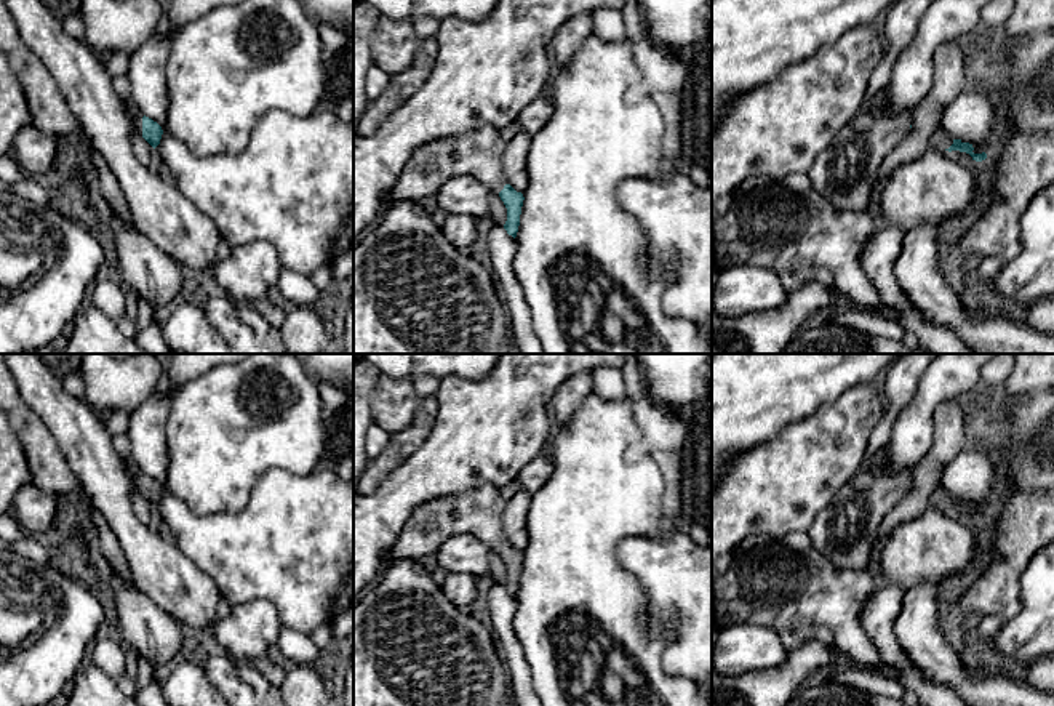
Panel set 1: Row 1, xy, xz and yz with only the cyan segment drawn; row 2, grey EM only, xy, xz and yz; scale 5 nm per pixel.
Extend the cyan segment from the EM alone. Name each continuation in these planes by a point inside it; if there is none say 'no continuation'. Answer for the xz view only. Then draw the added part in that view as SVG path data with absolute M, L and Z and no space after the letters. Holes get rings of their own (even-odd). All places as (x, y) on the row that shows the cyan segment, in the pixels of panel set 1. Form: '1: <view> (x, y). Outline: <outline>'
1: xz (479, 154). Outline: M494 126L422 144L409 155L387 199L421 202L456 176L472 176L499 195L507 184L502 170L507 144Z

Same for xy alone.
1: xy (120, 84). Outline: M125 75L117 77L112 80L114 90L123 106L126 107L128 117L131 120L131 134L142 134L142 114L139 109L134 106L131 91L130 91L130 82Z

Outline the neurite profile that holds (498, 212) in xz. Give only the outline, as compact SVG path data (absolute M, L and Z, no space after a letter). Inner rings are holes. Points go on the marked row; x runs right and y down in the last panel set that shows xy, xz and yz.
M489 194L488 202L489 202L489 218L496 224L504 226L507 221L507 208L505 208L504 202L496 194Z

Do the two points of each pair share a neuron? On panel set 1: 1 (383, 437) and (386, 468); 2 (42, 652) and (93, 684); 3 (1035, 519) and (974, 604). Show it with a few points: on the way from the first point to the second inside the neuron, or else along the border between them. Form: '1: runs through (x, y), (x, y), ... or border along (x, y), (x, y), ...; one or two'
1: border along (391, 436), (386, 447), (370, 461); two
2: border along (83, 665), (72, 681); two
3: runs through (1016, 540), (995, 583); one

